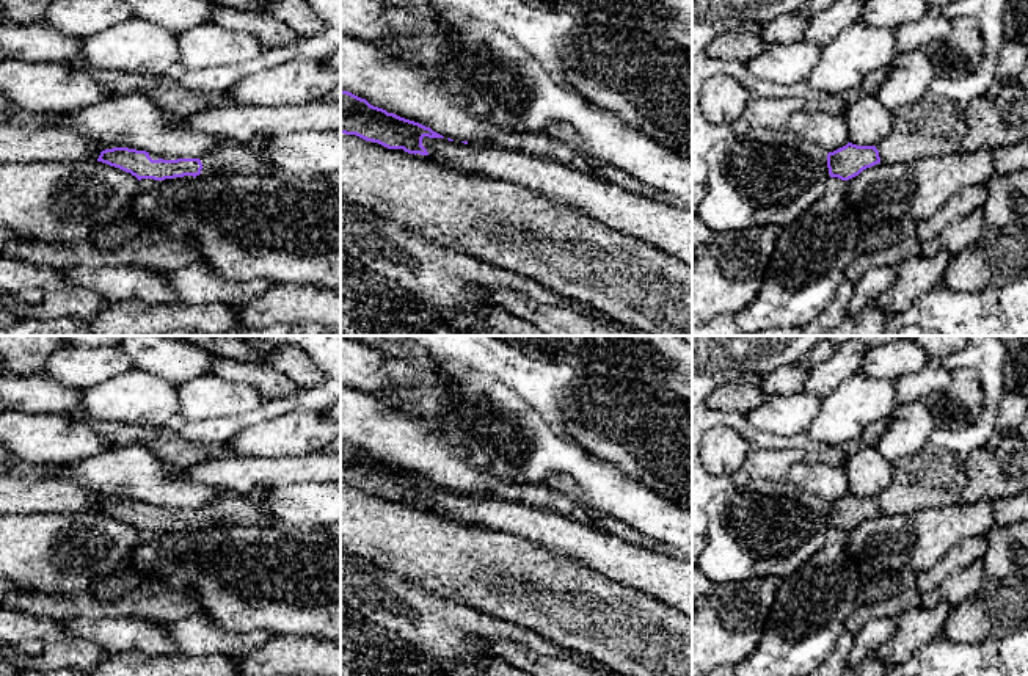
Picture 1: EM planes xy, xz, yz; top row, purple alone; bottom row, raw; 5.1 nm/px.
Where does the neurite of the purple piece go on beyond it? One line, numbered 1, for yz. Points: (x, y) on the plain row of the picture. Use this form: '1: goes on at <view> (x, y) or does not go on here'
1: does not go on here

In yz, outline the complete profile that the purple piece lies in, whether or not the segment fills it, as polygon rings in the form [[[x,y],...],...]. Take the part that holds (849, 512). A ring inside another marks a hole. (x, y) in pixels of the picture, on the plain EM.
[[[848,494],[846,497],[827,505],[830,529],[838,529],[841,532],[849,532],[877,514],[880,514],[880,508],[876,497],[857,497]]]

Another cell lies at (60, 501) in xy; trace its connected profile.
[[[0,456],[0,514],[69,514],[94,511],[113,497],[89,492],[75,480],[60,478],[60,466]]]

